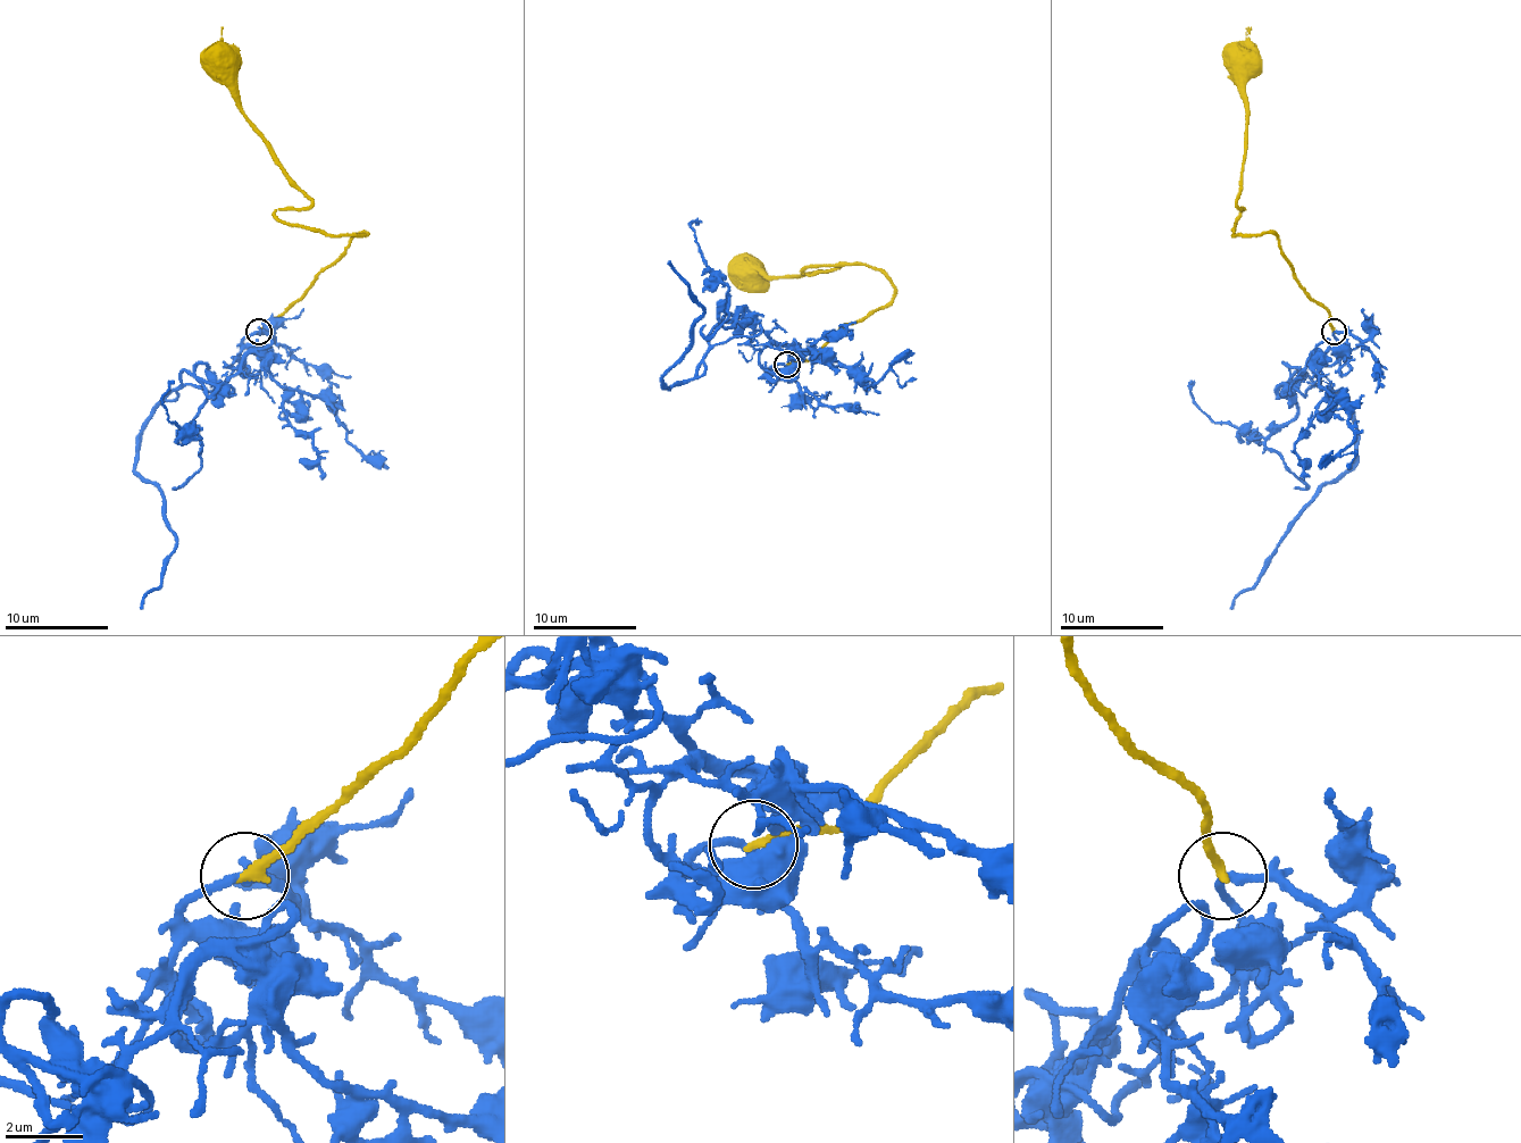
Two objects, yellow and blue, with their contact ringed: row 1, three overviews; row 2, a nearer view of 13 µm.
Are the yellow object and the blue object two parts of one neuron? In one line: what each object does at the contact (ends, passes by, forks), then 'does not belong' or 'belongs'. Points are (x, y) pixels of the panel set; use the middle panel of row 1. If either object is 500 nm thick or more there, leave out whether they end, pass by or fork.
yellow ends; blue passes by; does not belong

